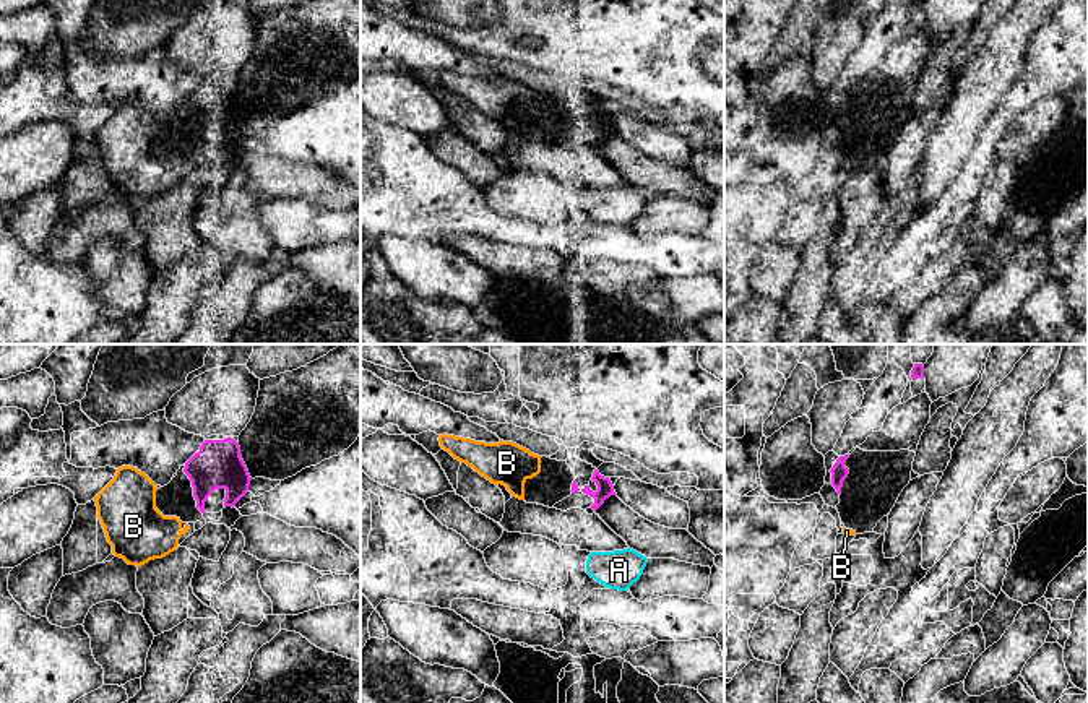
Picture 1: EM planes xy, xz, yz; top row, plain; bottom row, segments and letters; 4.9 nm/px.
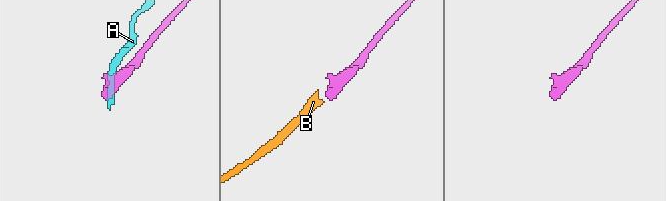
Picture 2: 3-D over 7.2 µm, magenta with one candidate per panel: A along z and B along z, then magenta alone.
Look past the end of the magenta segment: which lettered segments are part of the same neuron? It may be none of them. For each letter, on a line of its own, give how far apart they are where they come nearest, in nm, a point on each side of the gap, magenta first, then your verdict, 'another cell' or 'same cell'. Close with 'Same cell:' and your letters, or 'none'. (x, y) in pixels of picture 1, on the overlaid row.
A: 200 nm | xz (595, 510), (595, 552) | another cell
B: 100 nm | xy (200, 510), (187, 525) | same cell
Same cell: B

